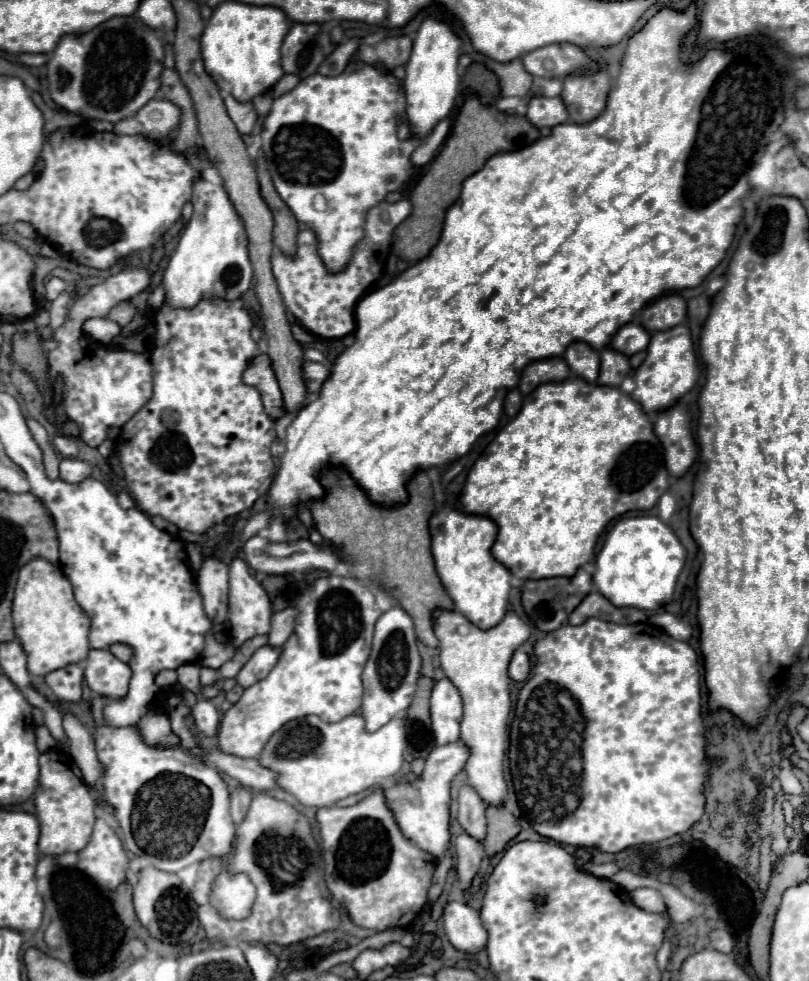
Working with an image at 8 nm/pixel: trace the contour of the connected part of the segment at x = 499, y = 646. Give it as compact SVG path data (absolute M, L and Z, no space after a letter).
M442 610L438 612L434 632L440 642L440 666L444 676L456 686L464 702L460 742L470 750L470 758L464 766L468 784L478 792L484 804L500 806L506 800L504 758L508 752L508 714L512 708L508 664L514 650L528 640L530 628L512 610L490 630L476 628L466 616L454 610Z

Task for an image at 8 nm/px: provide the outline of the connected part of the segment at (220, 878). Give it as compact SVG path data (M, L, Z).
M224 870L216 876L212 886L212 906L222 918L230 920L242 920L250 916L252 904L256 898L256 888L250 882L248 874L238 874Z

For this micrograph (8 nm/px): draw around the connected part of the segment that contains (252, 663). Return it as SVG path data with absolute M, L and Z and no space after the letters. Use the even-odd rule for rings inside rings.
M262 646L258 648L252 658L244 664L244 668L238 672L236 676L236 682L242 686L242 688L248 688L256 682L260 682L264 676L268 676L268 672L274 668L276 660L278 660L280 652L276 648L268 648L268 646Z

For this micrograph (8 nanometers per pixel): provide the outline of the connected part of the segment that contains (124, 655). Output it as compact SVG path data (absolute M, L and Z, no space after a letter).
M112 644L108 650L122 662L128 662L132 658L132 648L128 648L126 644Z

